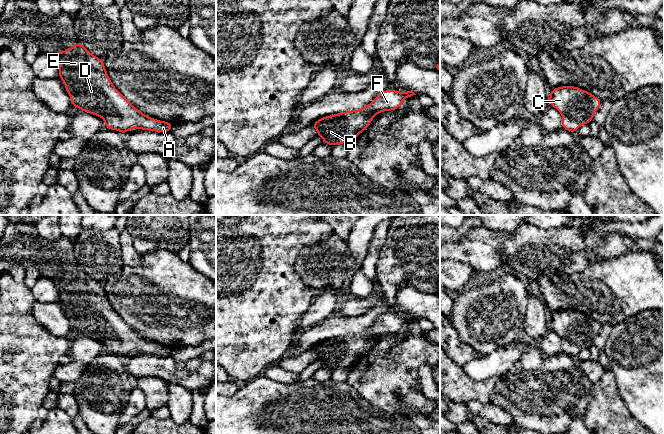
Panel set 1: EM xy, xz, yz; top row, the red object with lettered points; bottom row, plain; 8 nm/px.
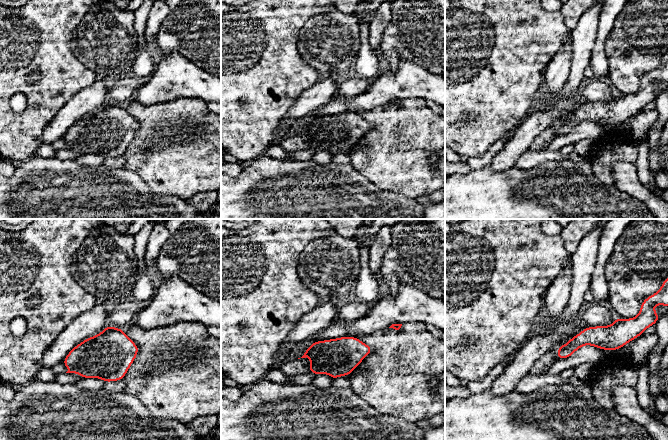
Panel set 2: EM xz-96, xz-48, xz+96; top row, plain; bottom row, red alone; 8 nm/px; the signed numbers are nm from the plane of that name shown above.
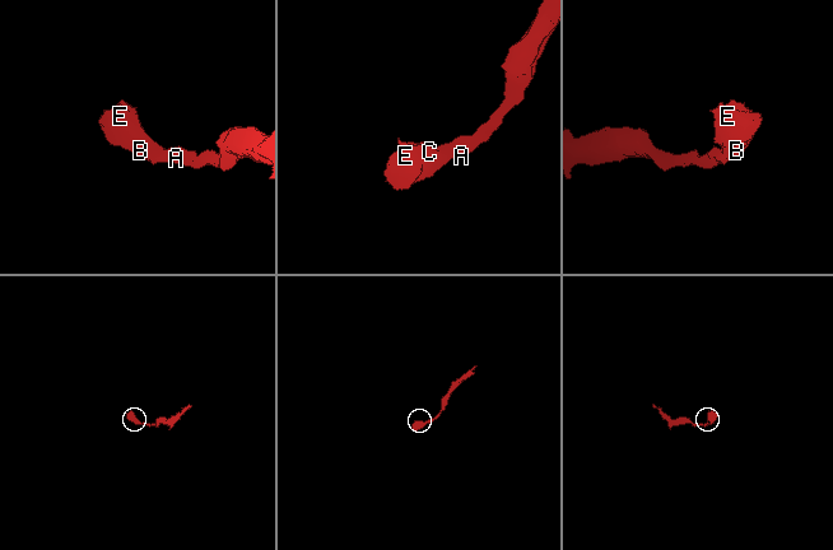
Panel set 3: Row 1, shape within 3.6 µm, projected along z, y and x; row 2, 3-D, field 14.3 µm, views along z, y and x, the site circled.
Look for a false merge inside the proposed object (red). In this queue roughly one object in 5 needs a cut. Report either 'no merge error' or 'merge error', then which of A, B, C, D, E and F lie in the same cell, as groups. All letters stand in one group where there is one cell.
no merge error; groups A B C D E F

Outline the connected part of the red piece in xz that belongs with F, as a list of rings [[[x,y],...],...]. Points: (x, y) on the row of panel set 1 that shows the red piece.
[[[383,90],[367,106],[358,110],[349,110],[318,119],[311,127],[317,130],[317,136],[323,138],[323,143],[335,146],[353,141],[372,123],[371,119],[383,111],[393,111],[401,107],[403,100],[416,95],[413,91]]]

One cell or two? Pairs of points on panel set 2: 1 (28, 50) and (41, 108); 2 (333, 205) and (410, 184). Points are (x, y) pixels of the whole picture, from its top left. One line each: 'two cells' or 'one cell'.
1: one cell
2: two cells

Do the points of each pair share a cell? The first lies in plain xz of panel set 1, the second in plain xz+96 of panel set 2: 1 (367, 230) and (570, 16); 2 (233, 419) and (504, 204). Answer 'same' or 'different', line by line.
1: different
2: same

